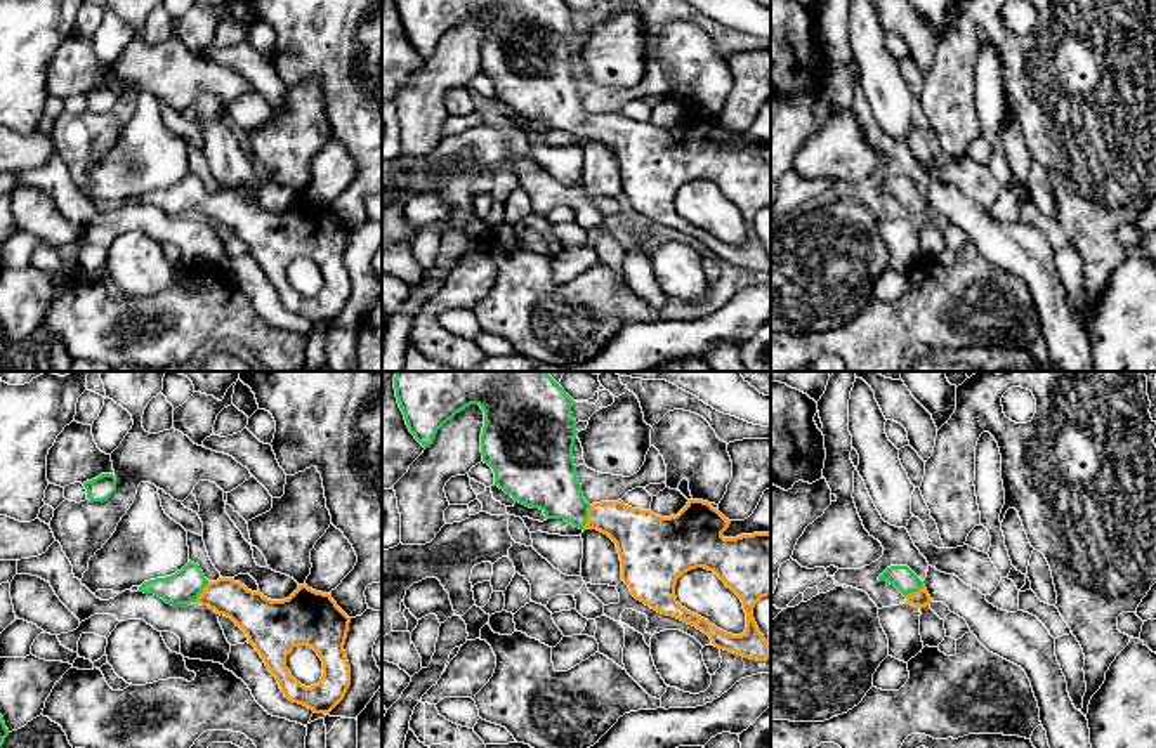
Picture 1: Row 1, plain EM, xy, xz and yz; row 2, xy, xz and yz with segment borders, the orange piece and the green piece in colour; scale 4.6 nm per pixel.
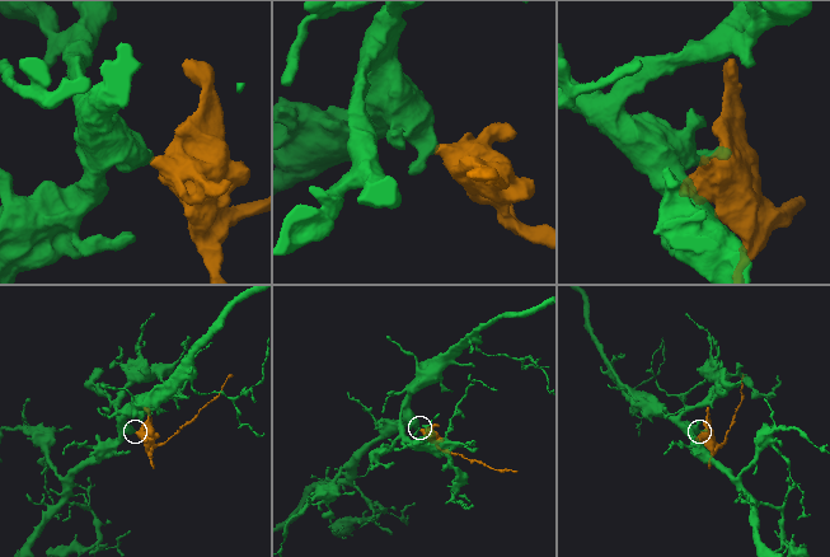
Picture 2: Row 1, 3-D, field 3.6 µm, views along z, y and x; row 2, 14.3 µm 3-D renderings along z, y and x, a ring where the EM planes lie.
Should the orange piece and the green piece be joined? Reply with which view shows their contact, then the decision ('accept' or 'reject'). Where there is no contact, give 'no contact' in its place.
xz | accept

